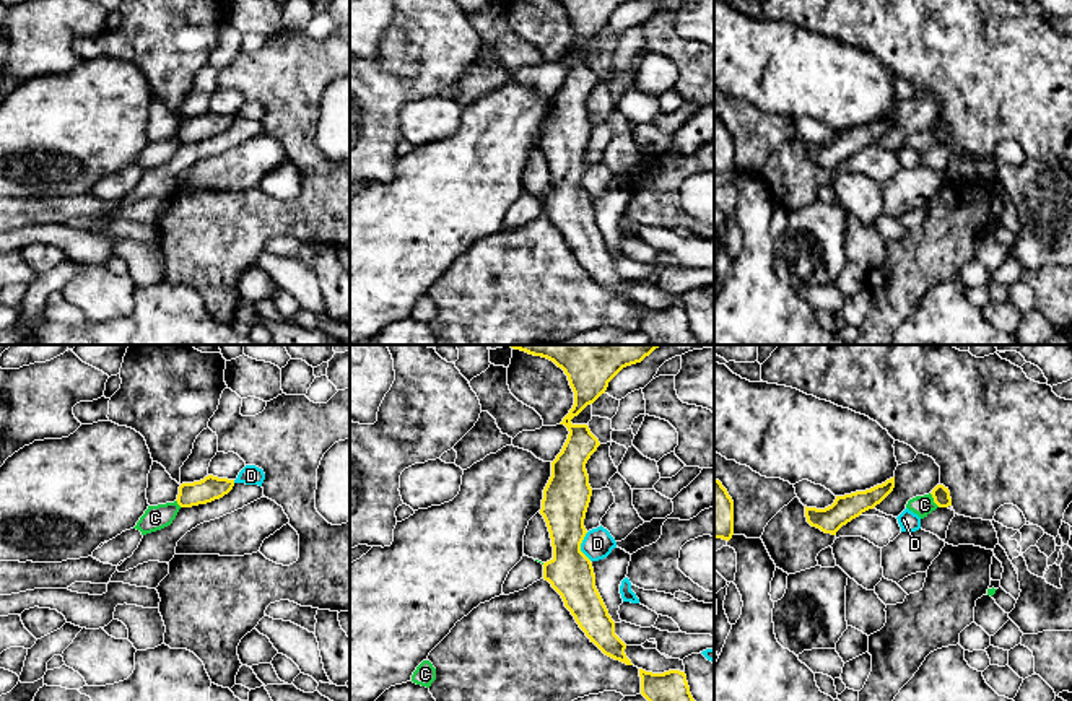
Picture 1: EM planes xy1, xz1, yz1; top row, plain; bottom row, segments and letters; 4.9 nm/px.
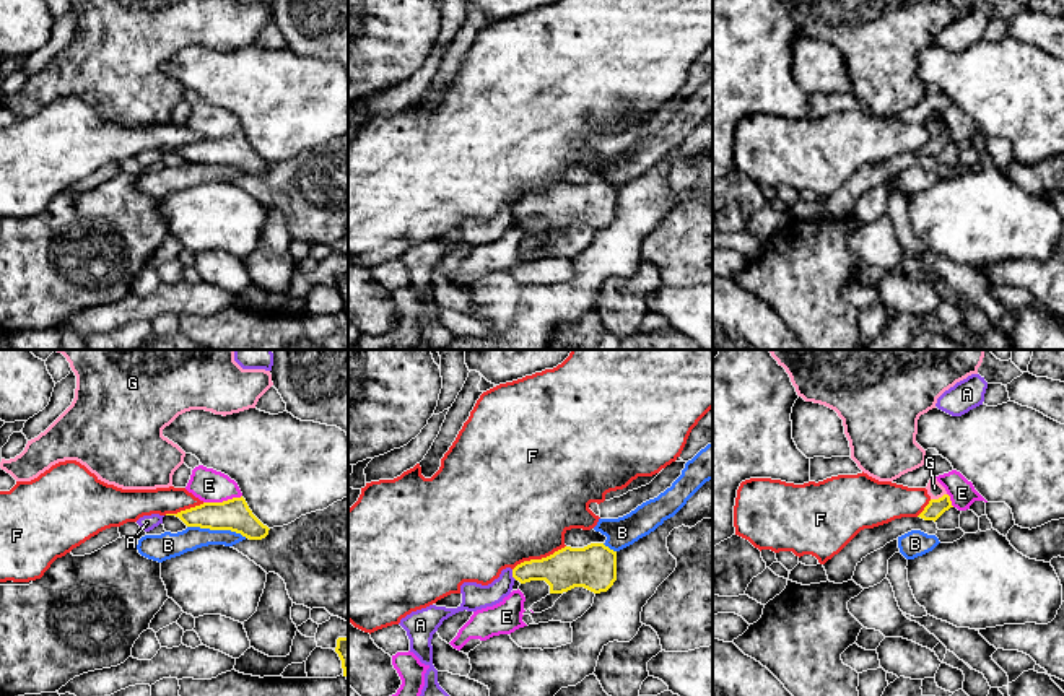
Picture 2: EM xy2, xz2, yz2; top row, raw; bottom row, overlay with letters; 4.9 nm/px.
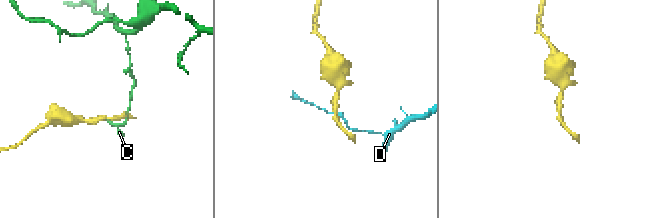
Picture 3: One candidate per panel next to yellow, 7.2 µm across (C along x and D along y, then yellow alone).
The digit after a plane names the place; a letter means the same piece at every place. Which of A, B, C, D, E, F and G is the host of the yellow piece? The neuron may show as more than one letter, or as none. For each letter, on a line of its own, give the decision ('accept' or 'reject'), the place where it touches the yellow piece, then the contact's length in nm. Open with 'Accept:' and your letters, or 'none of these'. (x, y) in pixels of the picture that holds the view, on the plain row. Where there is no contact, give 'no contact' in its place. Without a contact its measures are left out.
Accept: G
A: reject; contact xz2 (513, 210); length 60 nm
B: reject; contact xy2 (217, 165); length 300 nm
C: reject; contact yz1 (934, 135); length 90 nm
D: reject; contact xz1 (579, 182); length 150 nm
E: reject; contact xy2 (223, 137); length 200 nm
F: reject; contact xz2 (539, 195); length 300 nm
G: accept; contact yz2 (939, 134); length 90 nm

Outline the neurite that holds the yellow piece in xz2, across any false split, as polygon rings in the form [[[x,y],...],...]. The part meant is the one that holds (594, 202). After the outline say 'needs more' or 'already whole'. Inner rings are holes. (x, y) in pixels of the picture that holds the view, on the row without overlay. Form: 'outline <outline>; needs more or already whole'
outline [[[604,179],[584,184],[565,182],[547,194],[517,200],[512,213],[521,220],[545,216],[550,229],[563,229],[574,223],[600,229],[617,216],[617,187]]]; already whole

